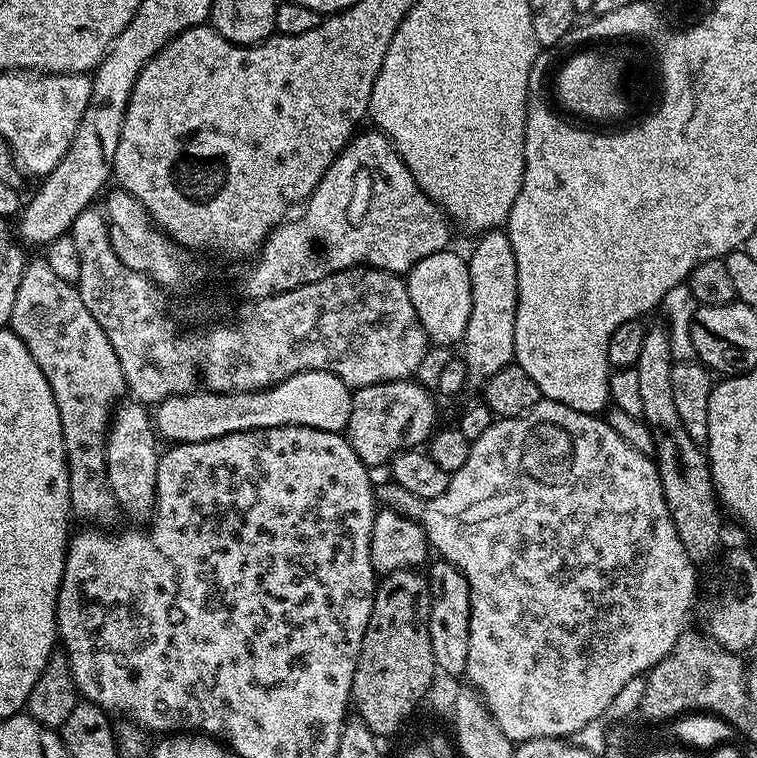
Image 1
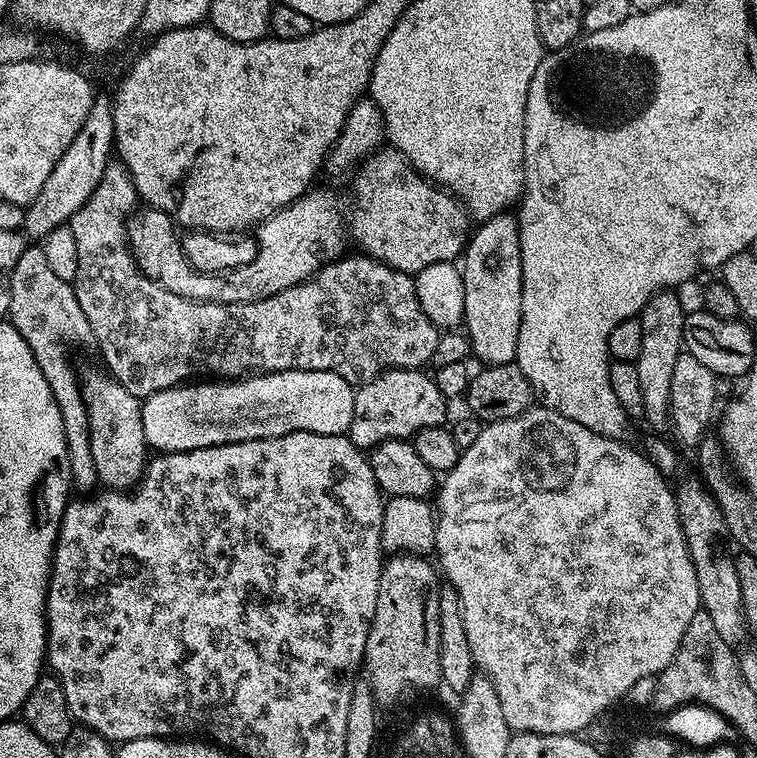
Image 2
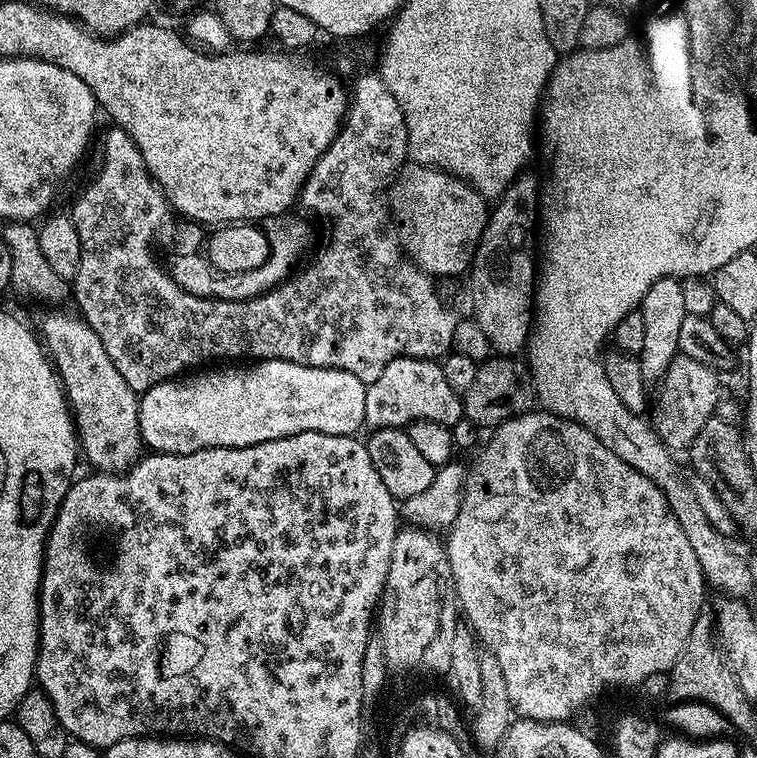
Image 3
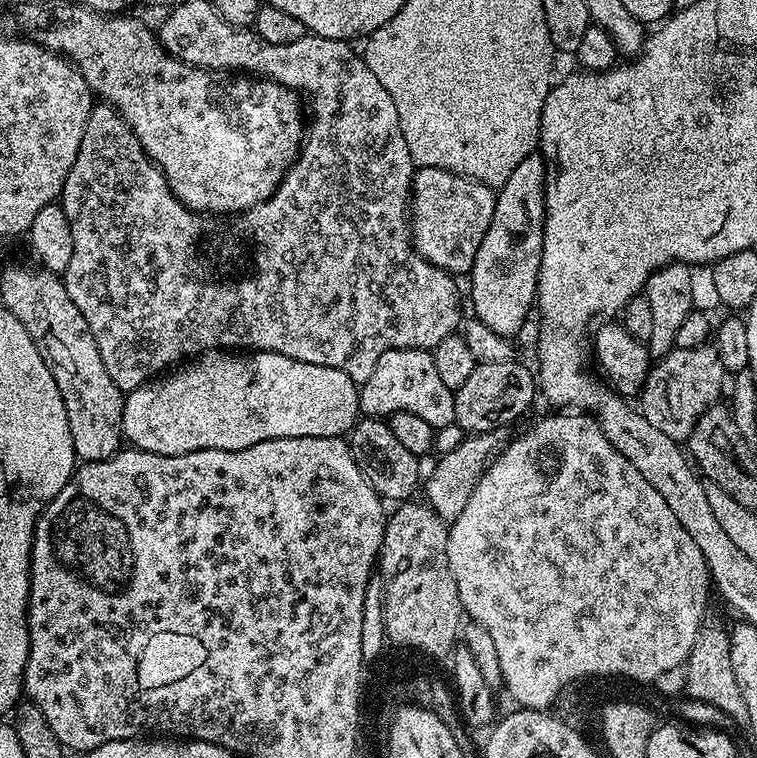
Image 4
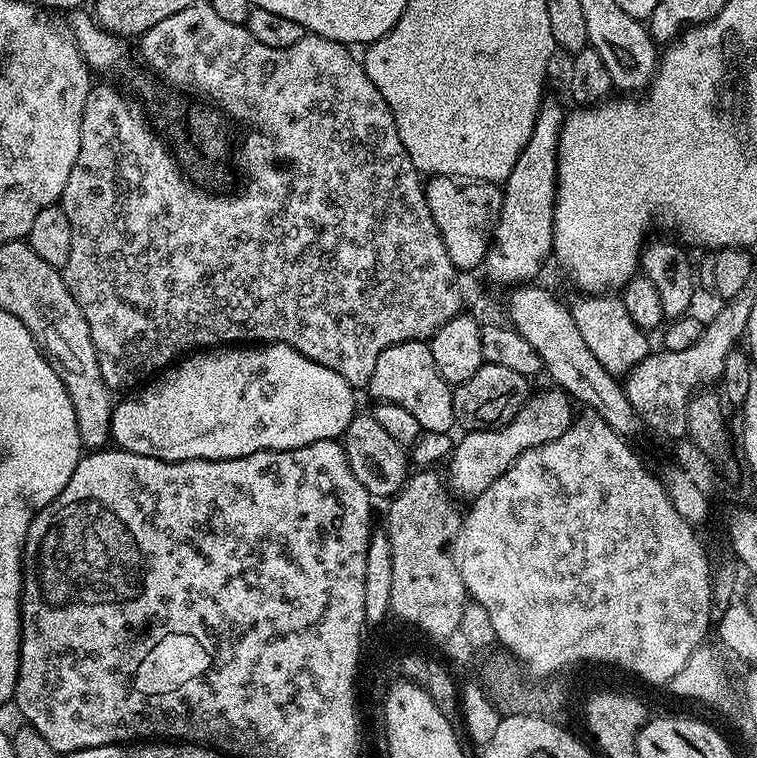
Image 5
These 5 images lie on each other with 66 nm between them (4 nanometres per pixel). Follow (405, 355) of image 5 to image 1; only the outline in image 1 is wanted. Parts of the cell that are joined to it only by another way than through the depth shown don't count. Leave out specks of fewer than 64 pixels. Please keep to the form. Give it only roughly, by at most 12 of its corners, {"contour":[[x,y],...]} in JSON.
{"contour":[[415,379],[353,391],[348,445],[376,470],[436,424]]}

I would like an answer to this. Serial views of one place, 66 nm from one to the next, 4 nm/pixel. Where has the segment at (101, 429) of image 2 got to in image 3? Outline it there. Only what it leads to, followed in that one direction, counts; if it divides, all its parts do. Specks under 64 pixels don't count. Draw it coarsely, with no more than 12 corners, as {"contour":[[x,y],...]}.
{"contour":[[79,315],[38,336],[96,472],[142,455],[138,394]]}

